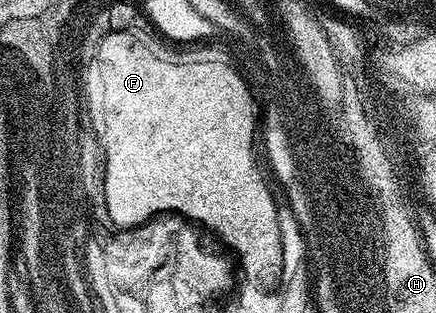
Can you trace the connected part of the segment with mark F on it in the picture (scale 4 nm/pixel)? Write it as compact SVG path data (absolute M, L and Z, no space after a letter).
M109 30L106 33L96 49L97 67L88 77L88 87L85 89L87 109L90 110L92 125L104 152L104 202L110 220L116 227L140 227L163 213L173 213L222 235L223 241L242 261L248 261L252 257L264 257L264 253L272 249L279 253L279 233L277 225L274 224L274 210L279 205L270 203L270 195L266 195L266 187L262 187L262 179L258 179L258 171L254 171L254 159L250 159L250 99L246 99L246 91L242 91L242 83L238 83L236 76L230 75L232 69L226 61L219 63L212 59L206 63L206 67L174 65L169 58L161 59L160 56L153 55L144 44L137 43L133 37L135 38L130 31Z

